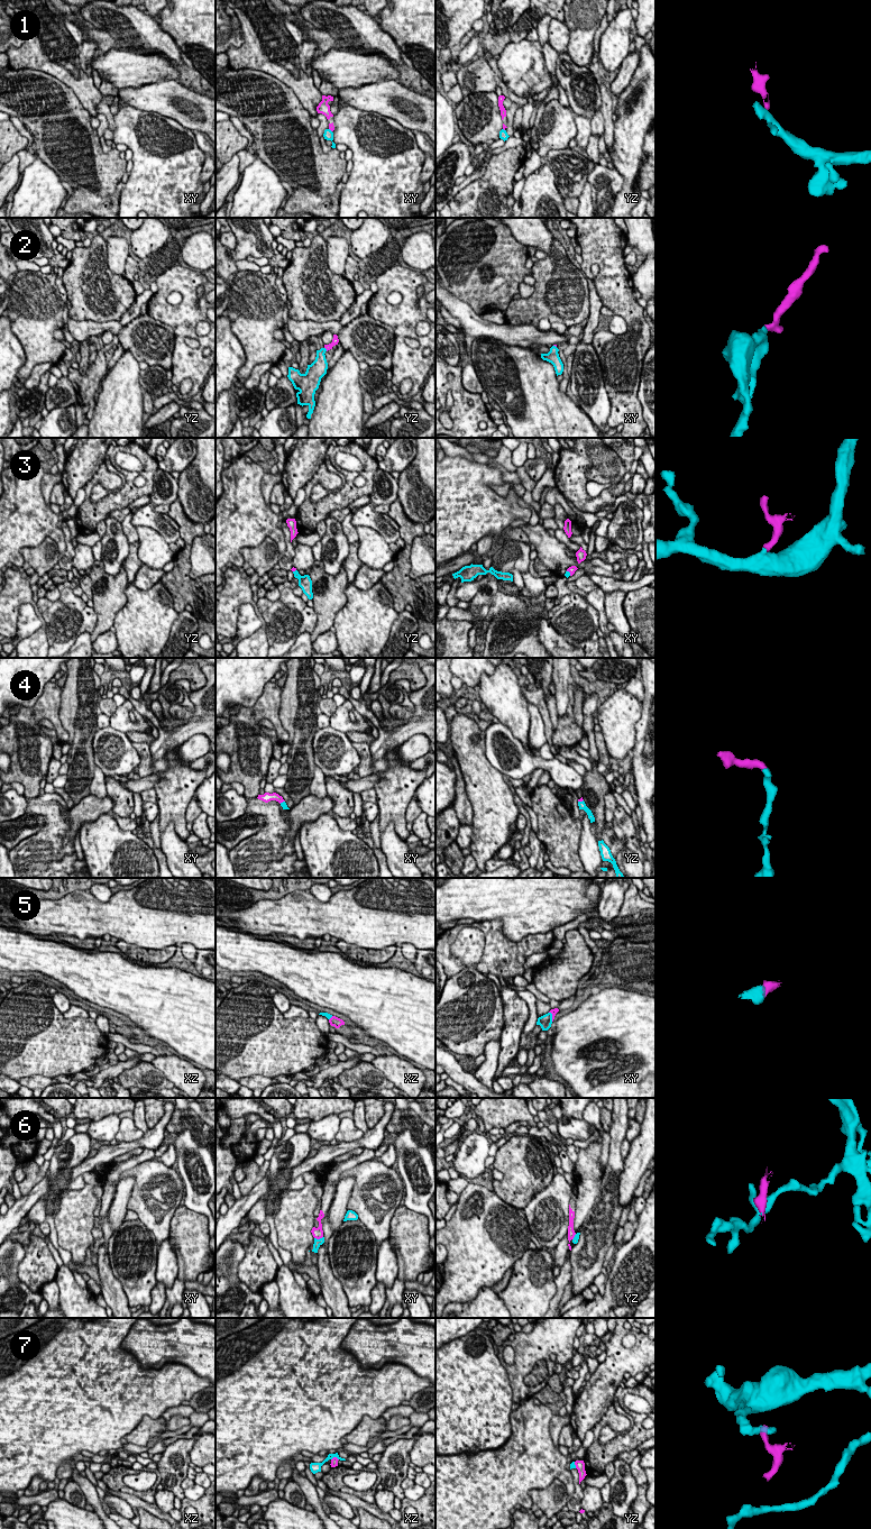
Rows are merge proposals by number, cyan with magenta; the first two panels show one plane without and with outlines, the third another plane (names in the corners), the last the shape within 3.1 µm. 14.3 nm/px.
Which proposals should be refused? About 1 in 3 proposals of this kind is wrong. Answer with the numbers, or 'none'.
1, 6, 7

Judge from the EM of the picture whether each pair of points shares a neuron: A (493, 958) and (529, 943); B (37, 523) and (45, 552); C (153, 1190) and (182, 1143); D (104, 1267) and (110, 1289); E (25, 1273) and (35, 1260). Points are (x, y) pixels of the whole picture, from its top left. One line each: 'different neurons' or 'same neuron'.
A: same neuron
B: different neurons
C: different neurons
D: same neuron
E: same neuron

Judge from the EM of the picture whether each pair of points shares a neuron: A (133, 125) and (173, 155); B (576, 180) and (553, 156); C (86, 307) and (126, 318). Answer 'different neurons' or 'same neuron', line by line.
A: same neuron
B: same neuron
C: different neurons

